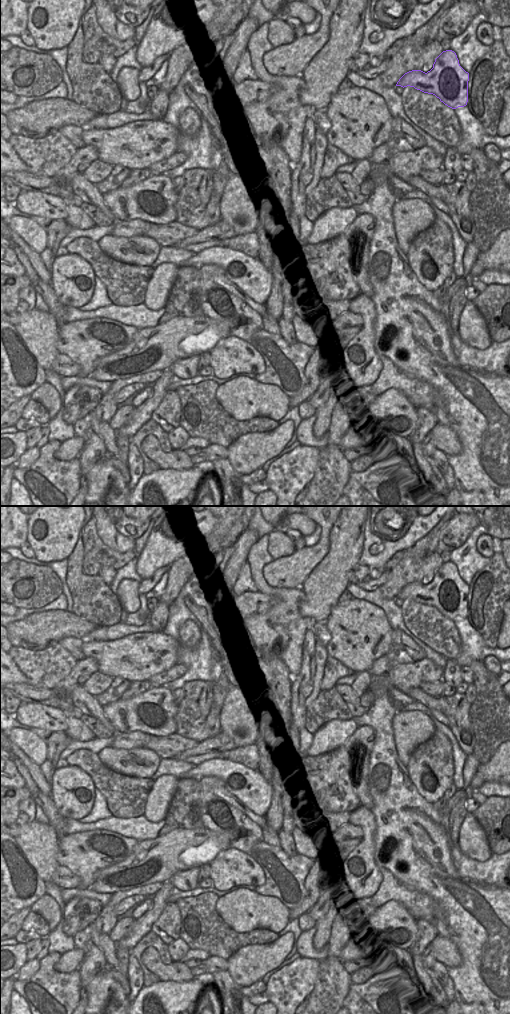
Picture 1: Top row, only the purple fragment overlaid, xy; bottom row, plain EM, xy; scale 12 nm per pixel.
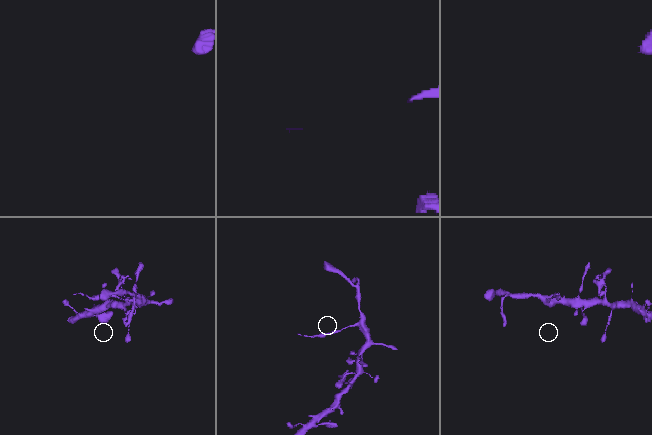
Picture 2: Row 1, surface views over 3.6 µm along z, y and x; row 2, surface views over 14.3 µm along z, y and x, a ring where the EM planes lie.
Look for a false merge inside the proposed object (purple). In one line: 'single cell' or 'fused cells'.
fused cells

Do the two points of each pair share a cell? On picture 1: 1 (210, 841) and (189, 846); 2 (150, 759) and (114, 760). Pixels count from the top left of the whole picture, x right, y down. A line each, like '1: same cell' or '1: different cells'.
1: same cell
2: same cell

